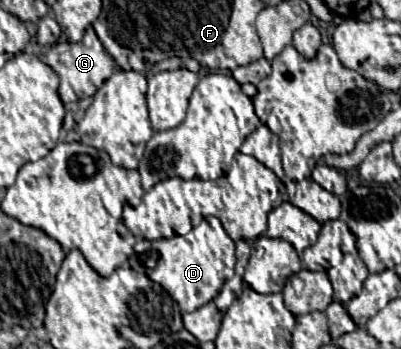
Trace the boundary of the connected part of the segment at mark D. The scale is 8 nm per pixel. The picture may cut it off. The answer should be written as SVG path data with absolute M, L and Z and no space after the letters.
M213 216L203 220L185 236L161 238L153 242L139 240L135 244L133 262L141 264L145 274L153 282L161 284L181 310L193 312L211 302L219 294L223 282L235 274L235 249L236 245L227 236L220 220Z

